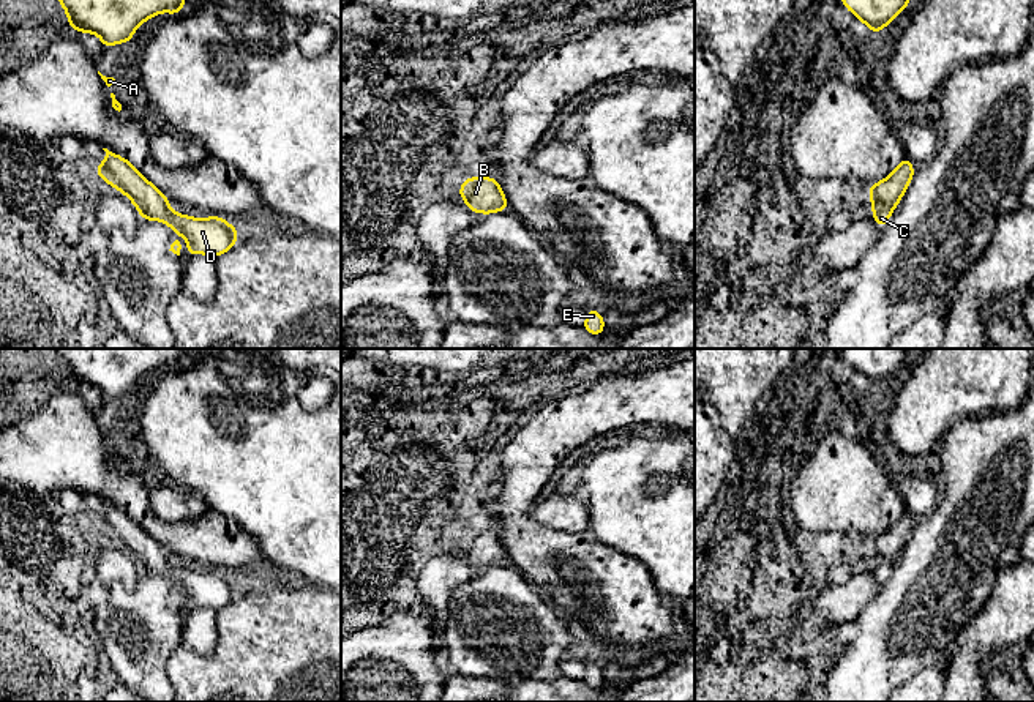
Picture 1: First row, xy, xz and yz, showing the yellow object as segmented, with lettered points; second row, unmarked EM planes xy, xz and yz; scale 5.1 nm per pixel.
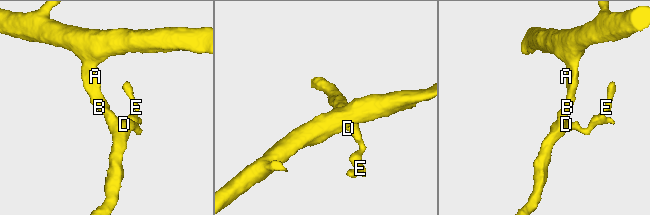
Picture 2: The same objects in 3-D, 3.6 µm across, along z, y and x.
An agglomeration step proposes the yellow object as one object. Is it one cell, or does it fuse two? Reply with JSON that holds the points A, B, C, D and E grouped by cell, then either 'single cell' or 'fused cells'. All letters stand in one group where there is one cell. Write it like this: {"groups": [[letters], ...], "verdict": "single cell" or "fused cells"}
{"groups": [["A", "B", "C", "D", "E"]], "verdict": "single cell"}

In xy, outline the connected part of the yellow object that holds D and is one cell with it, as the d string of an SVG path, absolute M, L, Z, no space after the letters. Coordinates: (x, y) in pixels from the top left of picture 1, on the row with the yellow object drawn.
M106 151L106 159L95 174L122 191L147 221L164 221L170 230L189 240L188 254L210 254L219 257L237 241L240 232L219 216L191 218L169 208L167 196L152 185L129 161Z

